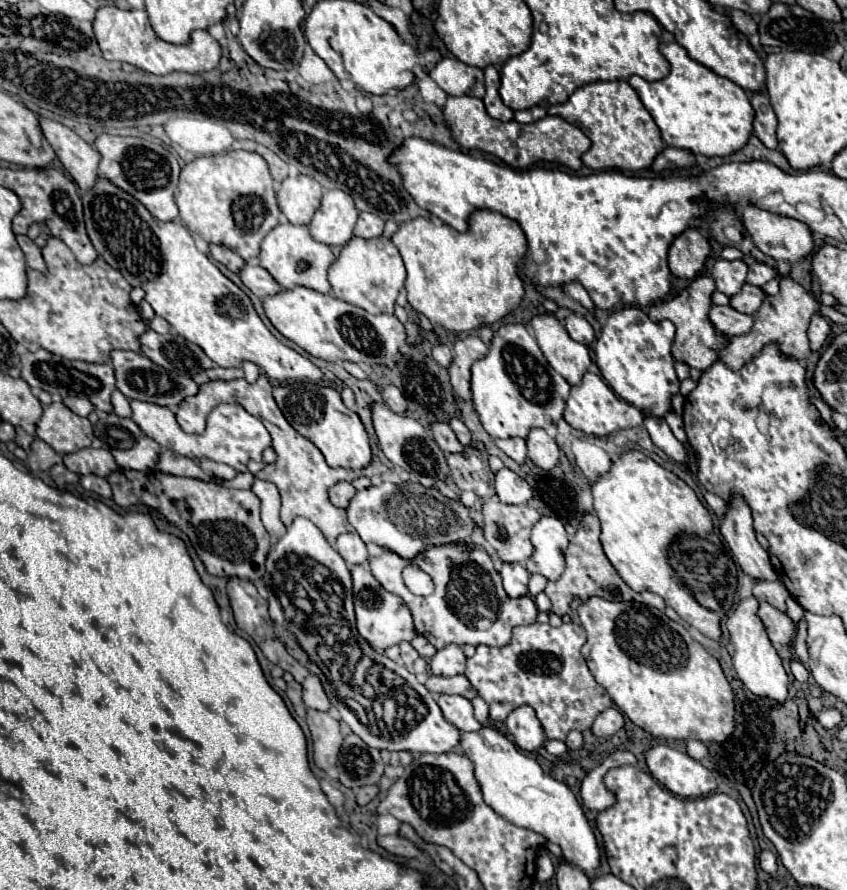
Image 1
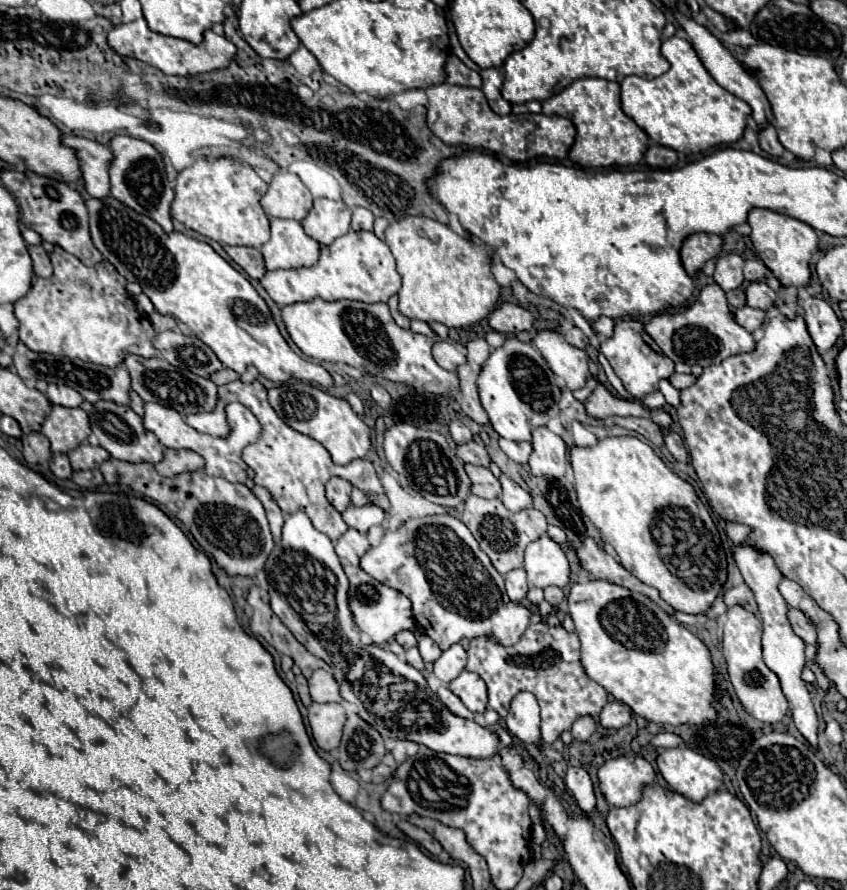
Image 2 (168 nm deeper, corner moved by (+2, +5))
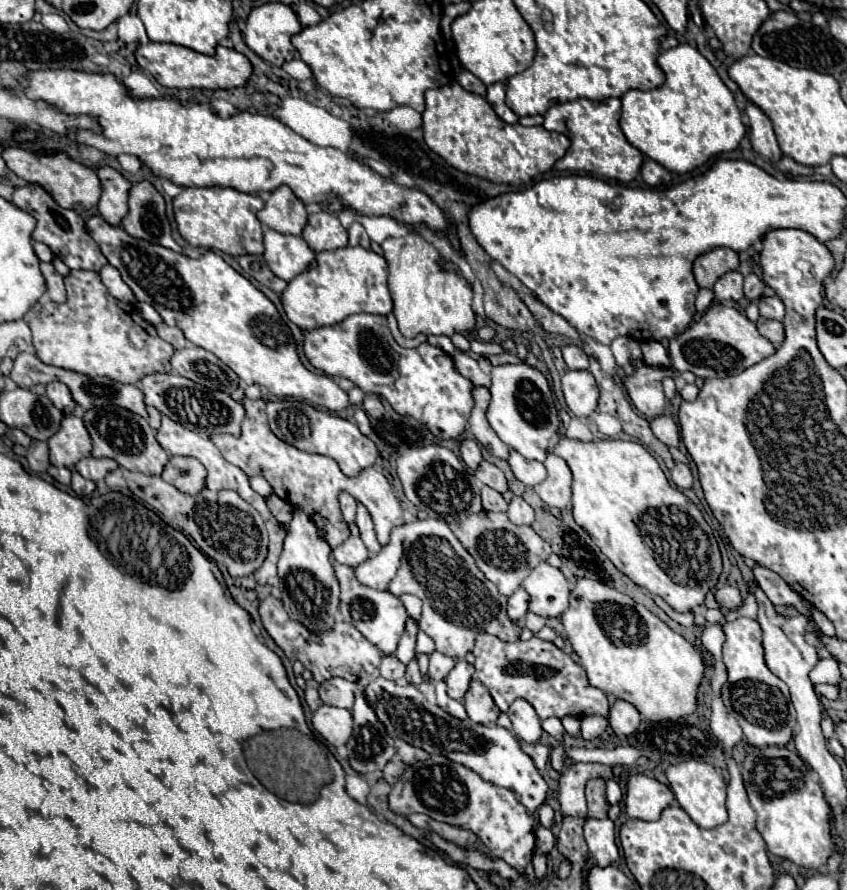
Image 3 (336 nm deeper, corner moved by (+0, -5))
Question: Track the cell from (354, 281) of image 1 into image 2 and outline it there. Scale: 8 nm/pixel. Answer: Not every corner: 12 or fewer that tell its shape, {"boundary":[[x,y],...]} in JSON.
{"boundary":[[349,231],[315,265],[267,271],[279,307],[387,303],[401,275],[385,241]]}

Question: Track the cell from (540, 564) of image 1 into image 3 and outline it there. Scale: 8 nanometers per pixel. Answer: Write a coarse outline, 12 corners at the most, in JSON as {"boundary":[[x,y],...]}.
{"boundary":[[547,561],[523,587],[529,611],[559,617],[569,607],[569,583]]}

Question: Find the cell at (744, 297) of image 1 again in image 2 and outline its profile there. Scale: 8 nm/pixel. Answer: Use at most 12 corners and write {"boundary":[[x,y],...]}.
{"boundary":[[765,281],[749,283],[749,307],[769,311],[777,293]]}

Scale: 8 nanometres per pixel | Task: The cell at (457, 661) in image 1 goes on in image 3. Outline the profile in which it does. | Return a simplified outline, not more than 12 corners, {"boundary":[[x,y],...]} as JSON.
{"boundary":[[465,659],[449,671],[447,695],[463,699],[475,667]]}

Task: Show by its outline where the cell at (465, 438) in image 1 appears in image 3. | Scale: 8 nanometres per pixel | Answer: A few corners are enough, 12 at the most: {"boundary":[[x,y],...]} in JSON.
{"boundary":[[461,439],[459,451],[467,467],[477,469],[483,461],[475,439]]}

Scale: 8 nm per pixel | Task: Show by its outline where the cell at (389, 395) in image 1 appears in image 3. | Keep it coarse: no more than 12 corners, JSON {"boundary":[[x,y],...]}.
{"boundary":[[365,395],[363,409],[369,417],[381,419],[385,407],[377,395]]}

